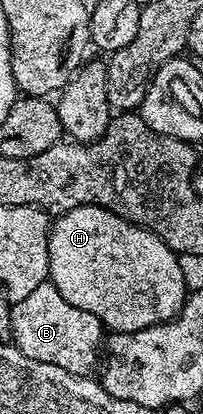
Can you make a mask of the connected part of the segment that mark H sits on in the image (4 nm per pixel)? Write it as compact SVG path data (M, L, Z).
M80 205L74 209L68 209L66 213L60 214L52 222L49 230L49 275L48 280L53 282L59 295L67 299L75 307L83 311L91 311L100 319L102 326L113 333L134 333L140 329L146 329L152 325L160 325L162 321L171 321L181 312L181 306L185 303L187 288L184 283L183 271L180 269L178 254L167 247L167 243L160 241L150 229L140 229L138 225L133 225L129 221L124 221L119 215L115 215L110 209L103 208L102 205Z

